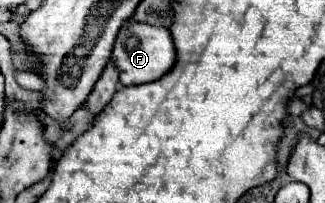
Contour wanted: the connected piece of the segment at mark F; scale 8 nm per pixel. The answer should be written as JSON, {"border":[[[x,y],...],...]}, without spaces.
{"border":[[[128,20],[128,22],[124,22],[124,26],[120,28],[120,32],[116,36],[112,60],[120,72],[120,82],[124,86],[146,84],[146,82],[154,82],[158,78],[162,78],[172,68],[172,64],[176,62],[176,50],[172,44],[172,36],[166,28]]]}

